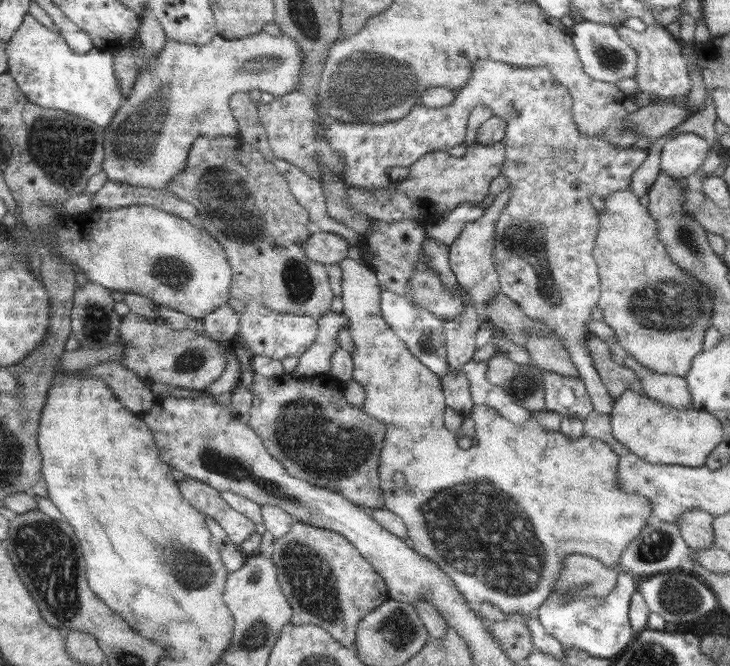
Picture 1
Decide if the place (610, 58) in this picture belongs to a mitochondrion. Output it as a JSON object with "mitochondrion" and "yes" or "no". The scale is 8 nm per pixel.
{"mitochondrion":"yes"}

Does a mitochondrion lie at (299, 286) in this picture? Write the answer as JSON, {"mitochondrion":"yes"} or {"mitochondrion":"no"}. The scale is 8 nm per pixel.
{"mitochondrion":"yes"}

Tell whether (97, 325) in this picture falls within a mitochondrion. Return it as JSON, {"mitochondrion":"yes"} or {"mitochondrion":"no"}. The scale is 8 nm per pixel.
{"mitochondrion":"yes"}

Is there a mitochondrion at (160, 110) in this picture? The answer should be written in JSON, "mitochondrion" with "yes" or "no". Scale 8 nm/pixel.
{"mitochondrion":"yes"}

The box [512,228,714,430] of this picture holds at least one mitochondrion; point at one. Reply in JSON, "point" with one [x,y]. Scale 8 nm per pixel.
{"point":[669,304]}

